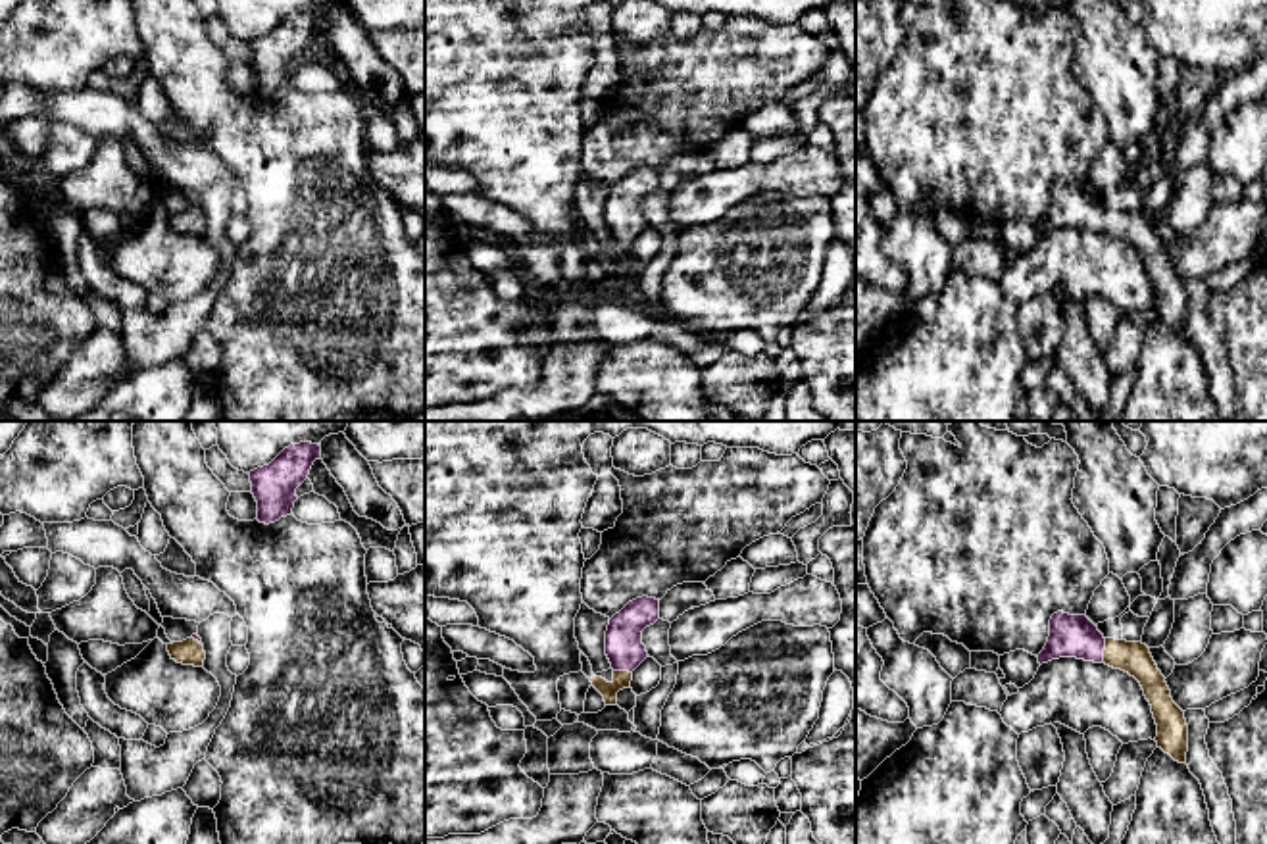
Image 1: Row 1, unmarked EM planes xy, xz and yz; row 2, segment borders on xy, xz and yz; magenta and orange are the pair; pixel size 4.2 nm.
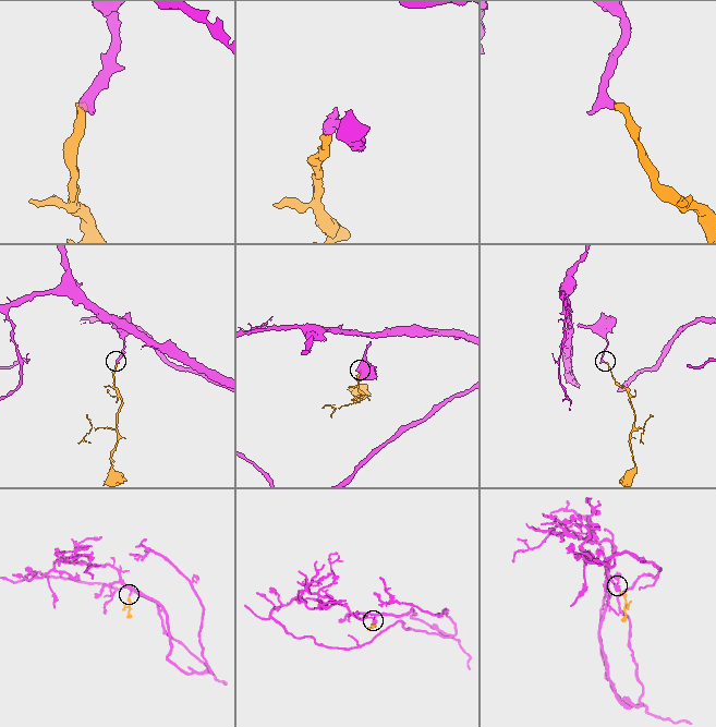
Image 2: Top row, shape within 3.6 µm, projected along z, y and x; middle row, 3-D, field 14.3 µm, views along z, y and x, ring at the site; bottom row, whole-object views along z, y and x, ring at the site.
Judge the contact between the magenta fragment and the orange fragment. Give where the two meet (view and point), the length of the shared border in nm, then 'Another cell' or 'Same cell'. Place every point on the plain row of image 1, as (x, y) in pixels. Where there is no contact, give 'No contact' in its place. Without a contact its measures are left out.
Touches magenta at yz (1104, 218). Shared border 100 nm. Same cell

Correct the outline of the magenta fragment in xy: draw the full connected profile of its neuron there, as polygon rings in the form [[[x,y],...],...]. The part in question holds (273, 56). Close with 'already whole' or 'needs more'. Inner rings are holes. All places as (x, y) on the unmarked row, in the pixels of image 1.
[[[311,12],[290,13],[269,35],[250,40],[252,63],[258,71],[258,90],[275,92],[292,85],[296,58],[308,48],[321,15]]]; already whole

